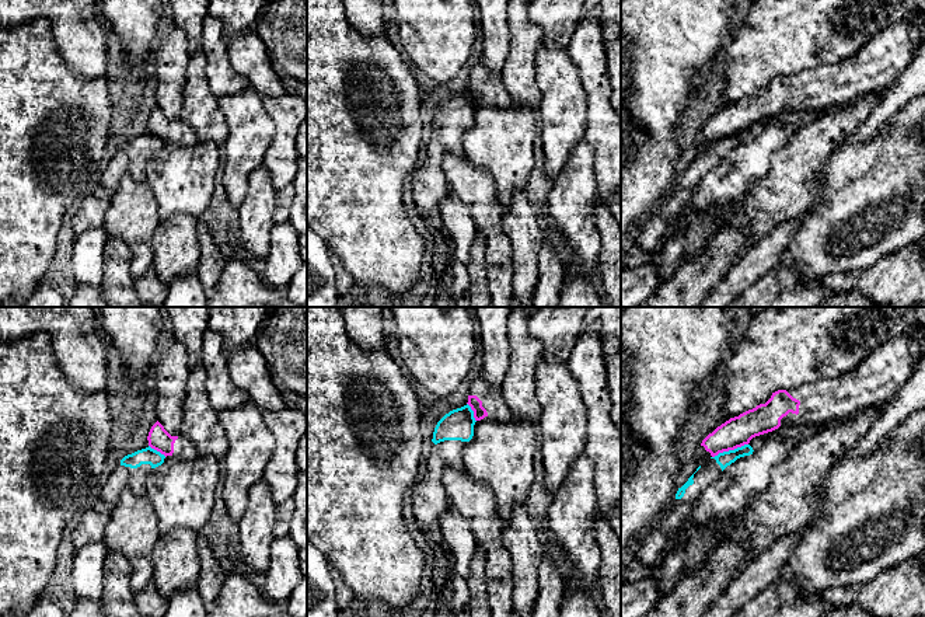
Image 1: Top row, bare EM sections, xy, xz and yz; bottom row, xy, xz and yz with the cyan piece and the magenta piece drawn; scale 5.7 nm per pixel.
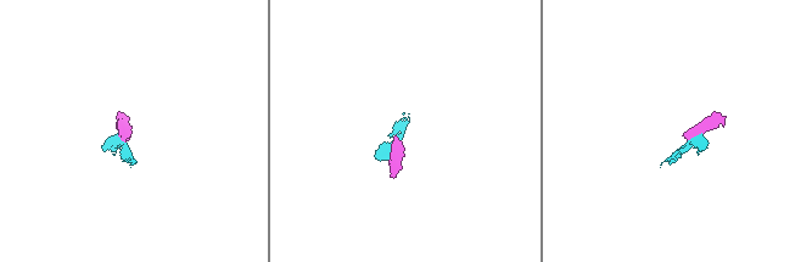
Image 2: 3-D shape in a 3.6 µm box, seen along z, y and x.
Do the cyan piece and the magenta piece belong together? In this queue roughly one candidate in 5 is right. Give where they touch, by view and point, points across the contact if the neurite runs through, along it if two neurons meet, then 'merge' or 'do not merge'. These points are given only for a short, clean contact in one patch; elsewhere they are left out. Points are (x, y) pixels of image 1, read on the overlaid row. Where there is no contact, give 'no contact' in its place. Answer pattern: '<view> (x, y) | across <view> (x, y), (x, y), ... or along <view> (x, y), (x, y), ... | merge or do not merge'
yz (729, 450) | along yz (747, 443), (719, 452), (712, 457) | do not merge

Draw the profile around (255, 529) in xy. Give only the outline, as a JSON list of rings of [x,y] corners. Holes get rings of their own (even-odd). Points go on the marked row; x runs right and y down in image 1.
[[[262,478],[248,491],[248,505],[244,516],[238,522],[242,560],[259,579],[269,568],[276,508],[278,505],[270,496],[270,488]]]

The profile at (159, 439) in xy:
[[[157,421],[147,436],[149,446],[161,454],[175,456],[182,460],[195,460],[198,457],[195,446],[184,436],[171,436]]]

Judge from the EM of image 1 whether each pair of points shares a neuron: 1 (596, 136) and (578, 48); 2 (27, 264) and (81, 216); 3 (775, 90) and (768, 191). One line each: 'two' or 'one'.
1: one
2: two
3: two

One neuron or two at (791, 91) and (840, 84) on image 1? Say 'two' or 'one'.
one

